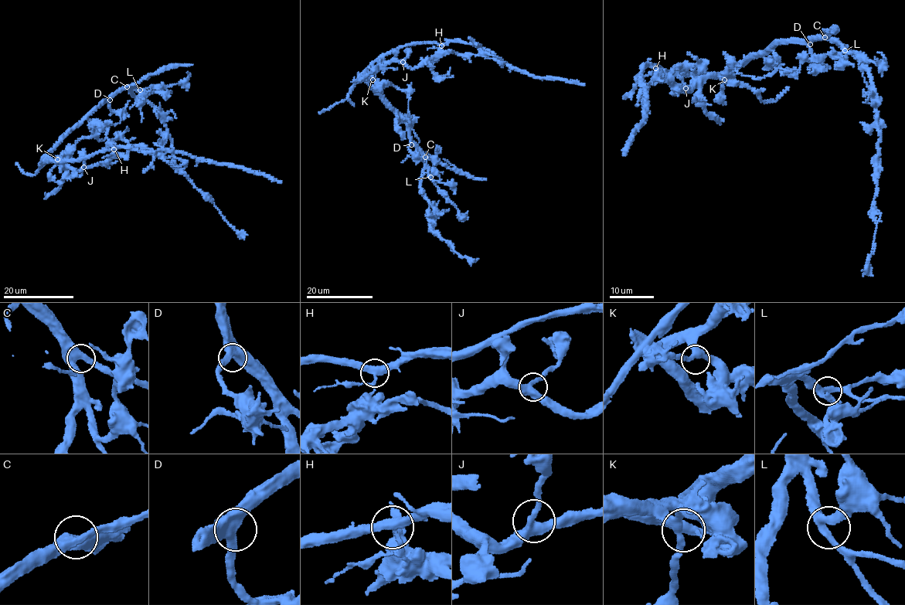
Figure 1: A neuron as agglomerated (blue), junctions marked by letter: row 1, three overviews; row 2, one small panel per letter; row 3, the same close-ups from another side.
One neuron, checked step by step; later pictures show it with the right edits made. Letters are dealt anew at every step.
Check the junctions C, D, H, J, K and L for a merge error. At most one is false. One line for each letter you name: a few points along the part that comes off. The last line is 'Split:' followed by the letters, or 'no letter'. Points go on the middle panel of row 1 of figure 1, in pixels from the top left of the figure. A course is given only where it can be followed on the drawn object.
H: course (441, 45), (450, 41), (479, 44), (493, 52), (499, 60), (533, 76), (574, 81), (584, 85)
Split: H

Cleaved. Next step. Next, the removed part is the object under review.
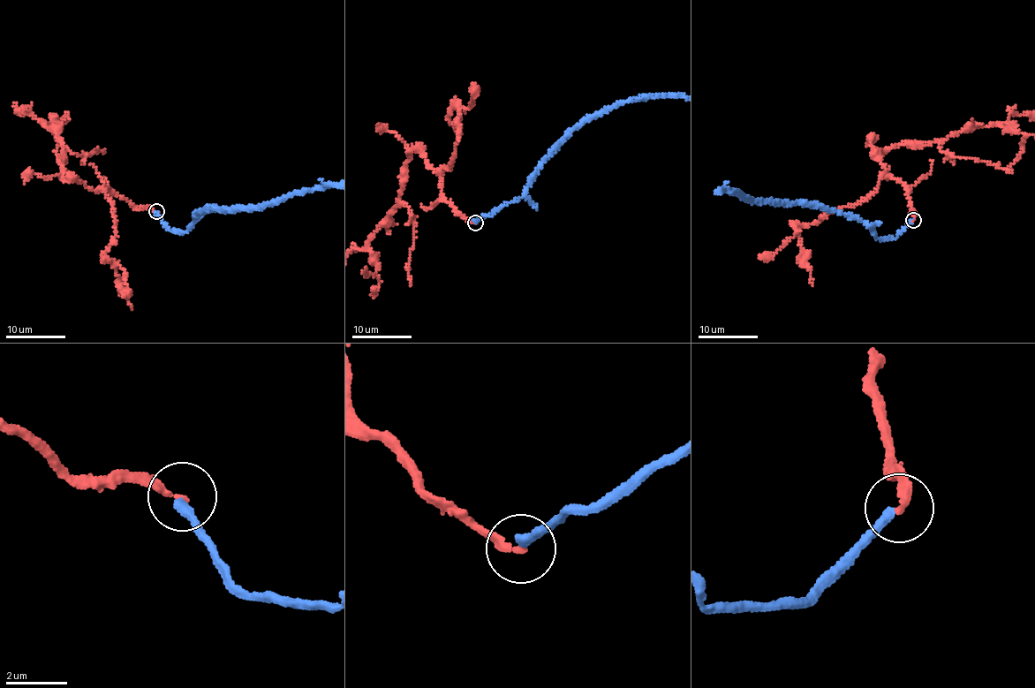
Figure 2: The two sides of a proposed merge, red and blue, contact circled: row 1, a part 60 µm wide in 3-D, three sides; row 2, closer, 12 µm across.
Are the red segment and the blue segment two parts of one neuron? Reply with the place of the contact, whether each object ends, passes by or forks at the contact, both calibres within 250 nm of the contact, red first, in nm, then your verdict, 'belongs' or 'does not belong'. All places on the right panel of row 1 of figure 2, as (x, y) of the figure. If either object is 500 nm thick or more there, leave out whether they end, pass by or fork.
at (913, 220); red ends there; blue ends there; 240 nm thick on the red side, 300 nm on the other; does not belong

